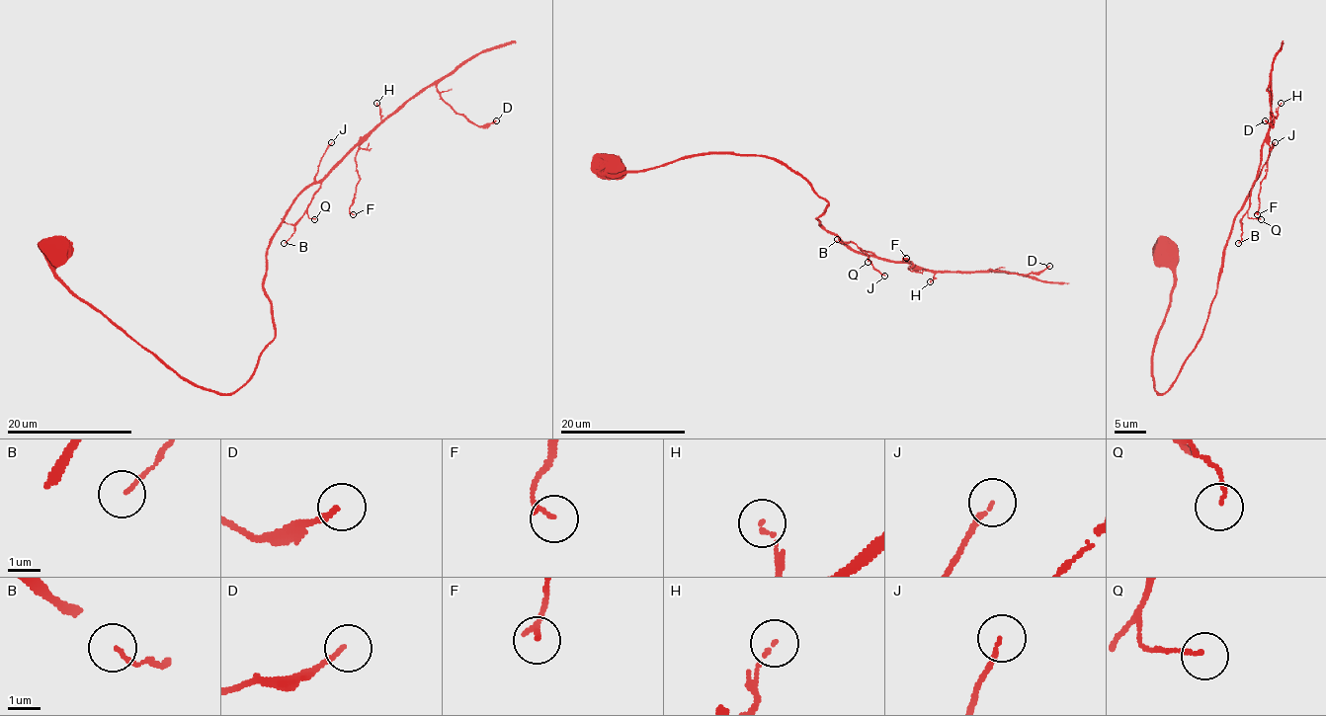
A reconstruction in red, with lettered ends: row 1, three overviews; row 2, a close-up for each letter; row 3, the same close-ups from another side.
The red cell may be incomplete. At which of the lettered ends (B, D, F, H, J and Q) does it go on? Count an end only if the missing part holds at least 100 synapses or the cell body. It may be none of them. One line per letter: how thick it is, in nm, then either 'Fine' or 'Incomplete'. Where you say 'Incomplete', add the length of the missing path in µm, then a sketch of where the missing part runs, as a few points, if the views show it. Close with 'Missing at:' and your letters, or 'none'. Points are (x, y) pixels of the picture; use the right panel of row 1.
B: Thickness 110 nm. Fine
D: Thickness 160 nm. Fine
F: Thickness 150 nm. Fine
H: Thickness 90 nm. Fine
J: Thickness 130 nm. Fine
Q: Thickness 110 nm. Fine
Missing at: none

